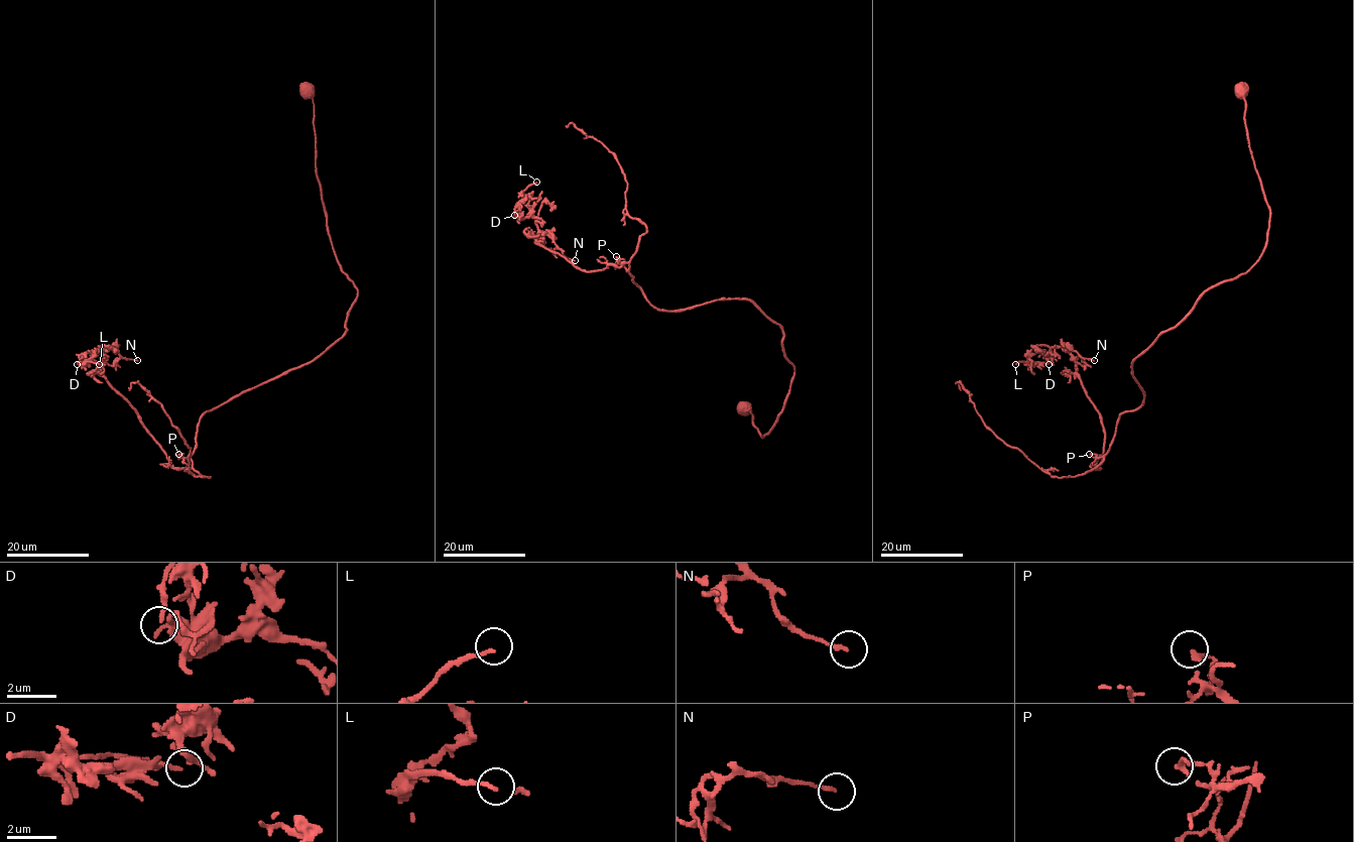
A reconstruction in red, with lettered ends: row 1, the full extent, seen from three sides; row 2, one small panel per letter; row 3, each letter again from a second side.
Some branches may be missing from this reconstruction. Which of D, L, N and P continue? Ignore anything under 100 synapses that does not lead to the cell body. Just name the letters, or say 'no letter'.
no letter

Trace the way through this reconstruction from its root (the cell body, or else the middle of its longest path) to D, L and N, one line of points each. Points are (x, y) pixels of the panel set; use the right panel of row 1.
D: (1243, 91), (1264, 249), (1132, 361), (1144, 400), (1100, 469), (1075, 360), (1029, 357), (1049, 364)
L: (1243, 91), (1264, 249), (1132, 361), (1144, 400), (1100, 469), (1072, 356), (1015, 364)
N: (1243, 91), (1264, 249), (1132, 361), (1144, 400), (1119, 416), (1100, 469), (1104, 428), (1076, 371), (1094, 360)

